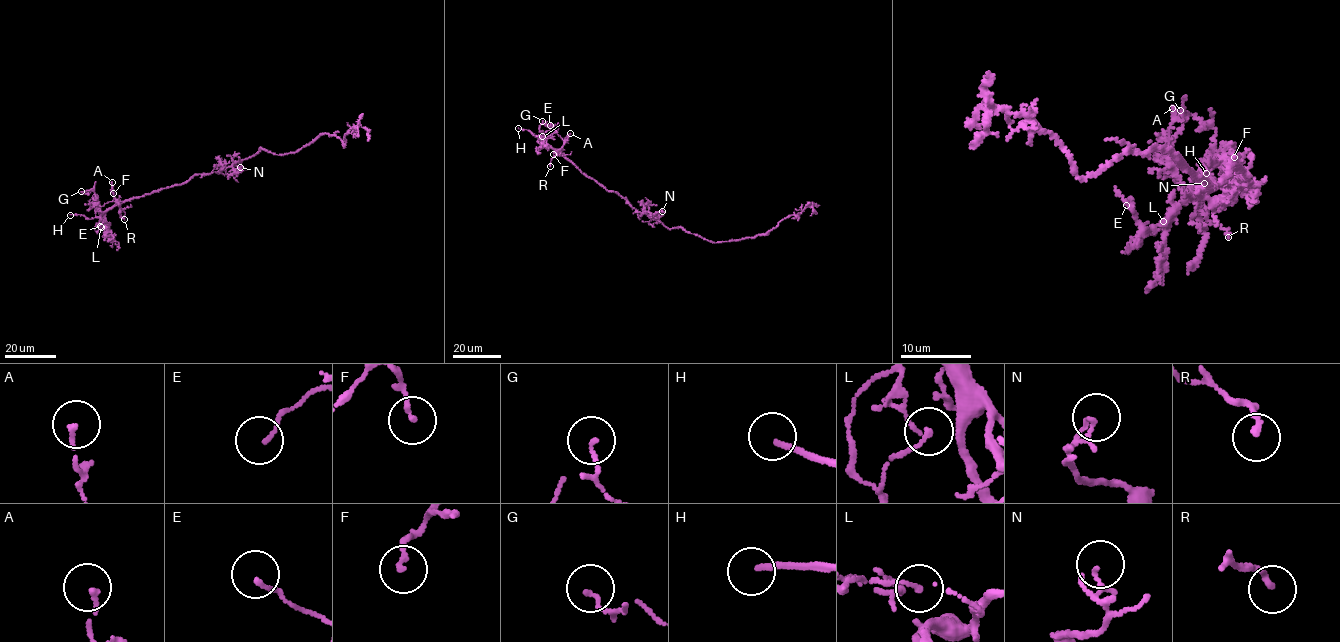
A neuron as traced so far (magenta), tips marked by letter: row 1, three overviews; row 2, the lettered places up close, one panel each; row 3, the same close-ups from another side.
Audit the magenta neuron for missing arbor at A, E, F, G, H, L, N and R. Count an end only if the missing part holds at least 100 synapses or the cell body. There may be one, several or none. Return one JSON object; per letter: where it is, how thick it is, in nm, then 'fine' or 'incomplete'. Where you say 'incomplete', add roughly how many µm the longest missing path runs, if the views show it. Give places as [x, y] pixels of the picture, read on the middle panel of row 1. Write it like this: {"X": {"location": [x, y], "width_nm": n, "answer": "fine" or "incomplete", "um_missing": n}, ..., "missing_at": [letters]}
{"A": {"location": [570, 133], "width_nm": 150, "answer": "fine"}, "E": {"location": [550, 125], "width_nm": 120, "answer": "fine"}, "F": {"location": [553, 154], "width_nm": 140, "answer": "fine"}, "G": {"location": [542, 121], "width_nm": 110, "answer": "fine"}, "H": {"location": [518, 128], "width_nm": 180, "answer": "incomplete", "um_missing": 40}, "L": {"location": [542, 136], "width_nm": 90, "answer": "fine"}, "N": {"location": [662, 211], "width_nm": 100, "answer": "fine"}, "R": {"location": [550, 166], "width_nm": 170, "answer": "fine"}, "missing_at": ["H"]}

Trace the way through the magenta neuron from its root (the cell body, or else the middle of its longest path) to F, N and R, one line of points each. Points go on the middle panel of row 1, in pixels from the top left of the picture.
F: (667, 227), (587, 177), (558, 150), (553, 154)
N: (667, 227), (650, 216), (662, 211)
R: (667, 227), (587, 177), (559, 151), (550, 159), (550, 166)

